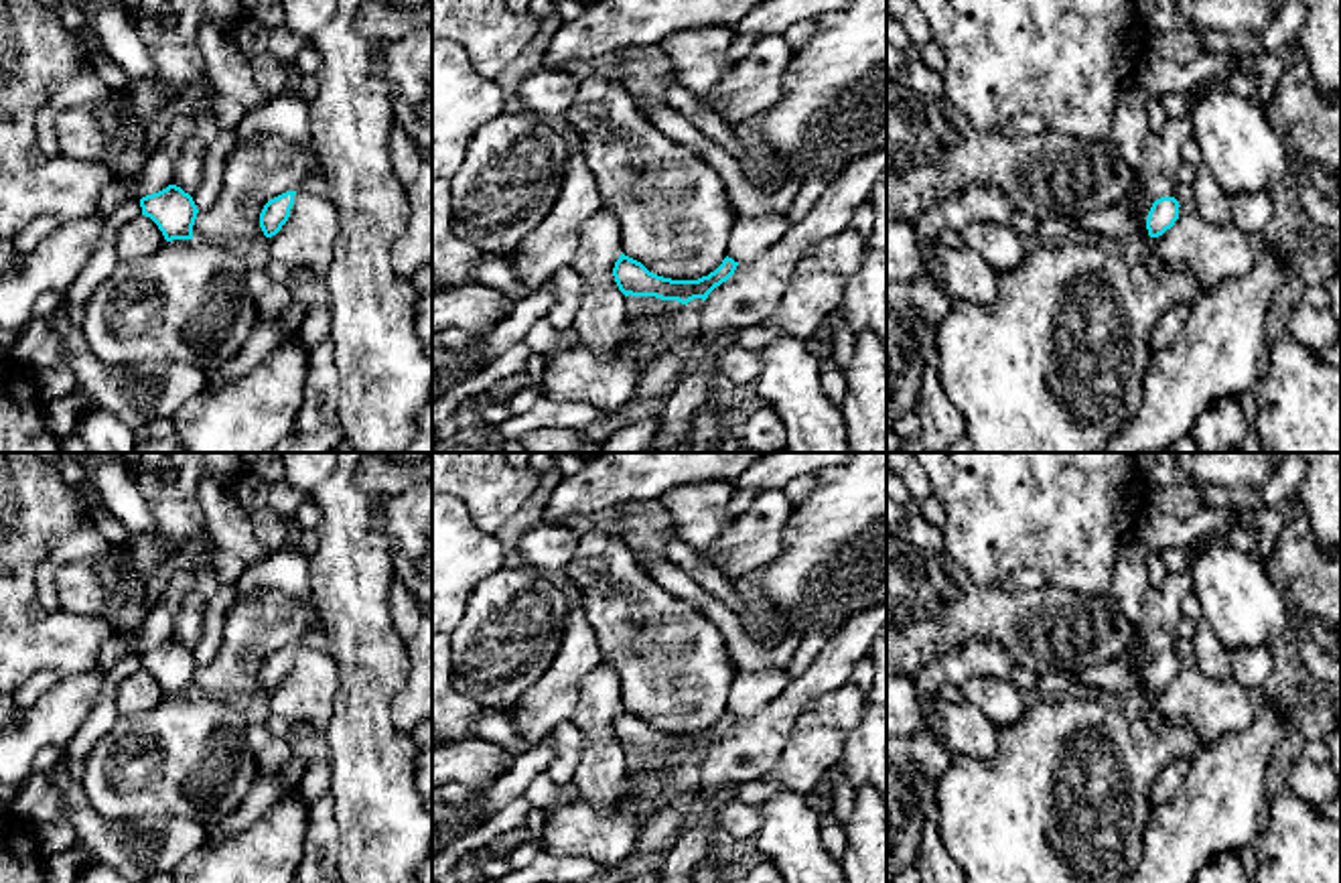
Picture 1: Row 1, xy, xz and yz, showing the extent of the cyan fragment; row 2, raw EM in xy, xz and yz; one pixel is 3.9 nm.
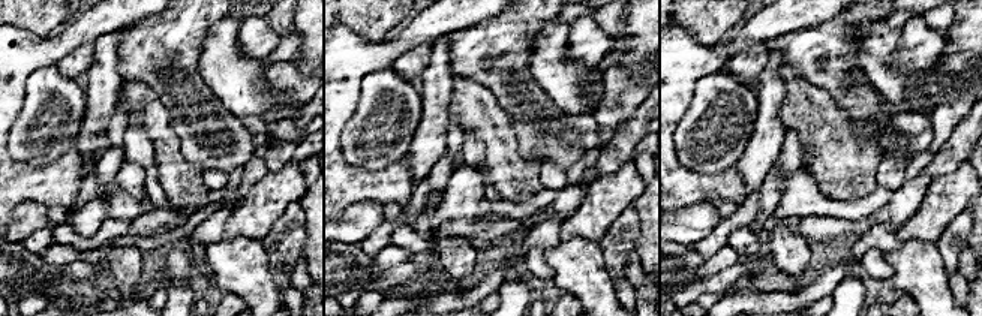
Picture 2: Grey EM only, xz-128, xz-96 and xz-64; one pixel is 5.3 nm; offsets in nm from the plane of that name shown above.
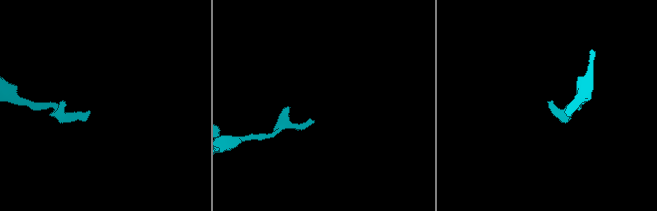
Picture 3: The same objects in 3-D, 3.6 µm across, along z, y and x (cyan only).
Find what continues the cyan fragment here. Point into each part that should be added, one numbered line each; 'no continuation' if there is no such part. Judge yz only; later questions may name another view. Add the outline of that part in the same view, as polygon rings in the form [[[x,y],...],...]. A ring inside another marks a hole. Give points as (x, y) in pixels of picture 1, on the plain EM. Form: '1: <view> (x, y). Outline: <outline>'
no continuation

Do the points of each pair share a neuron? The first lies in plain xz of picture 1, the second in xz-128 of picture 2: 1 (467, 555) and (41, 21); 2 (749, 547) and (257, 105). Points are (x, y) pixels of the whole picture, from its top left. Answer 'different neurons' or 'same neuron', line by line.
1: different neurons
2: different neurons

